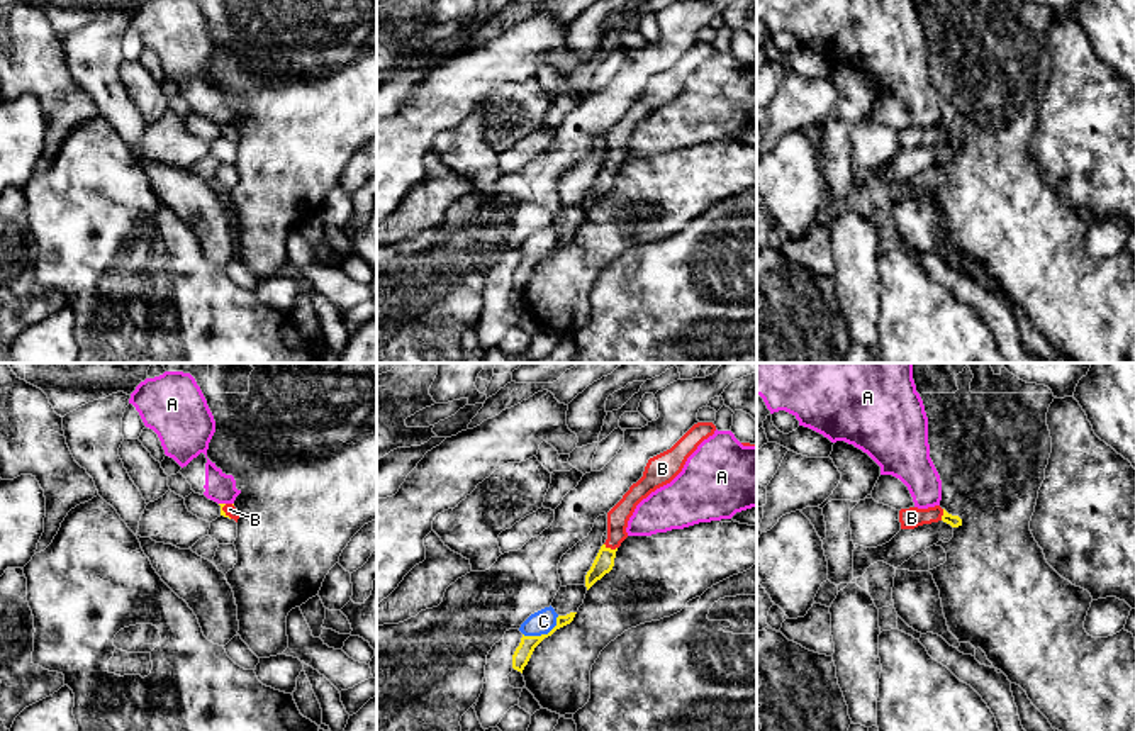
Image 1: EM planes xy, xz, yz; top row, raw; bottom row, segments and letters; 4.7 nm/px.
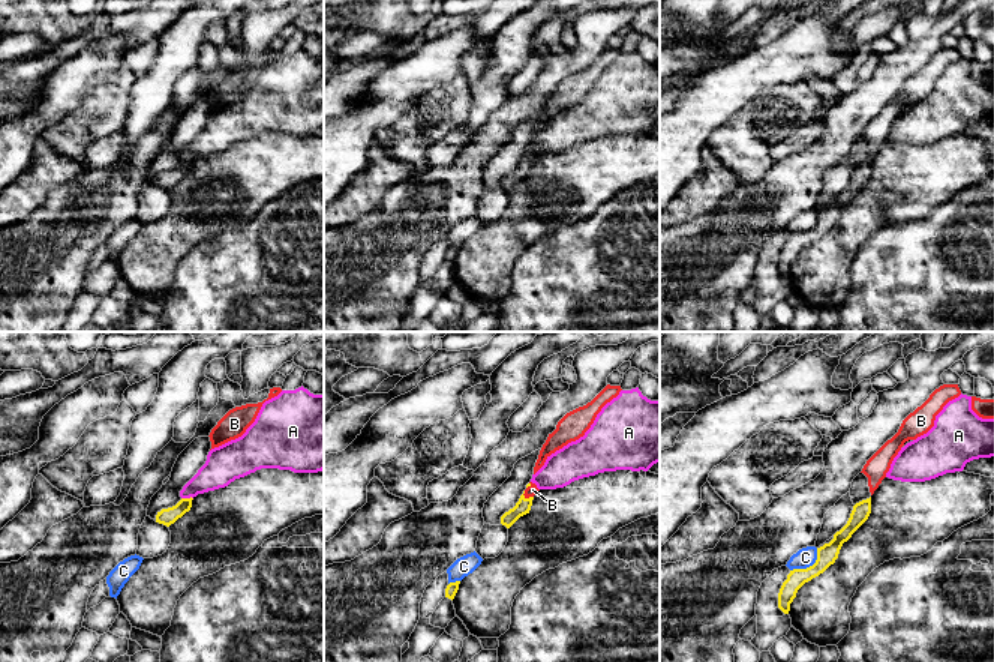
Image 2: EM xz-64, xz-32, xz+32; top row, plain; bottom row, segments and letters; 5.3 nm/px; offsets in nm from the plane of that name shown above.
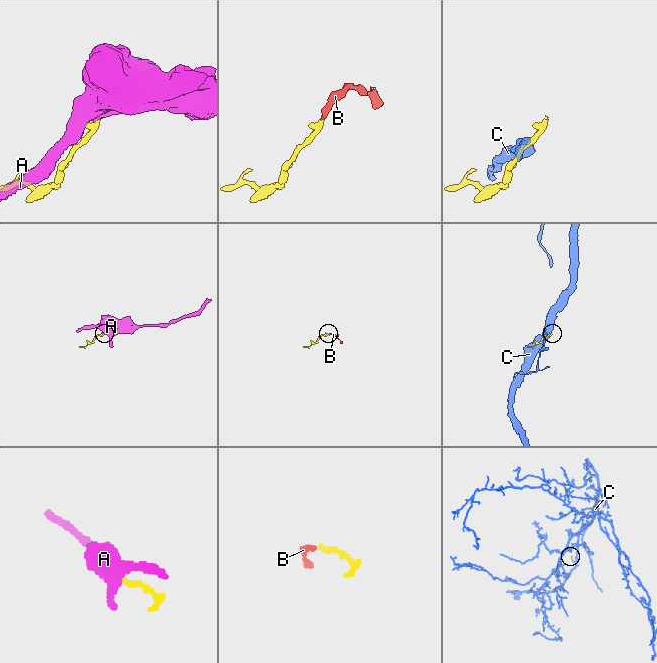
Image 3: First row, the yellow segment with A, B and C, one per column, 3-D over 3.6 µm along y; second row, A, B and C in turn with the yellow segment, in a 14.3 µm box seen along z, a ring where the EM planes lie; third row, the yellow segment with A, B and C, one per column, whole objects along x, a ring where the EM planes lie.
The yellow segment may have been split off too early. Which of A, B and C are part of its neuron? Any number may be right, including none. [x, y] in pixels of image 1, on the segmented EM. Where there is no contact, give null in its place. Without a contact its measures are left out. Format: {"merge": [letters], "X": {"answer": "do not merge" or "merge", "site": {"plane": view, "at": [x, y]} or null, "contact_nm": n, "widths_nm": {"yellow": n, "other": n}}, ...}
{"merge": ["B"], "A": {"answer": "do not merge", "site": {"plane": "xy", "at": [223, 504]}, "contact_nm": 30, "widths_nm": {"yellow": 20, "other": 140}}, "B": {"answer": "merge", "site": {"plane": "xz", "at": [609, 548]}, "contact_nm": 70, "widths_nm": {"yellow": 90, "other": 100}}, "C": {"answer": "do not merge", "site": {"plane": "xz", "at": [543, 635]}, "contact_nm": 200, "widths_nm": {"yellow": 80, "other": 110}}}

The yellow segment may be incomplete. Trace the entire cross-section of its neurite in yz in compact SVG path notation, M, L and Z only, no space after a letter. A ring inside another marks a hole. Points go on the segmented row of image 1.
M940 505L928 507L928 509L909 507L899 511L901 529L914 529L918 526L931 524L938 521L943 521L952 527L962 526L962 519L959 516L948 514Z

